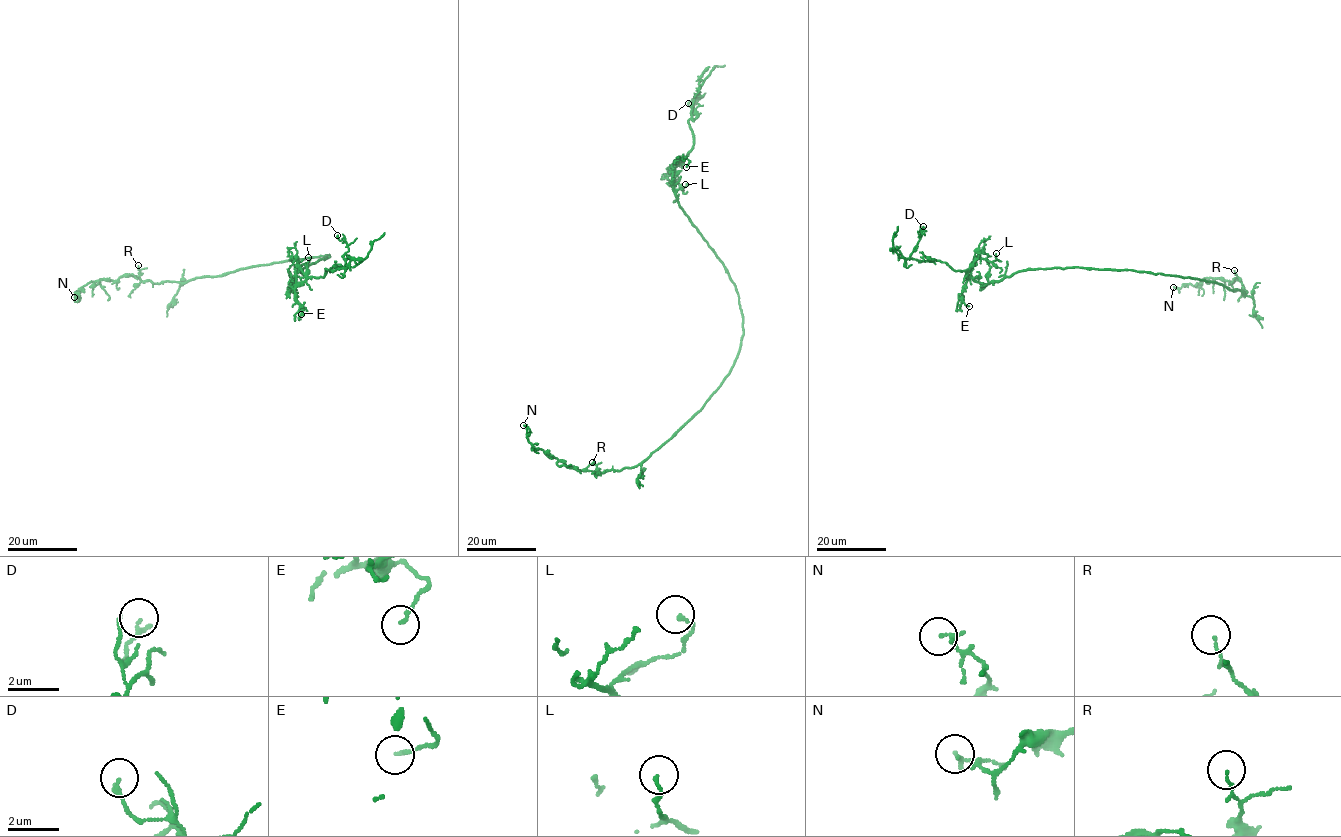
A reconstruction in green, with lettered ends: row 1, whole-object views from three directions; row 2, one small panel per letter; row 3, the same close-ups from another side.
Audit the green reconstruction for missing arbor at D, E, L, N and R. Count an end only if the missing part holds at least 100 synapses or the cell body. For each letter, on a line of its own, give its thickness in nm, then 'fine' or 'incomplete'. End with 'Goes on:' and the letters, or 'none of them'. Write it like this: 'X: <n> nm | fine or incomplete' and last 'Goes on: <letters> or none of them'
D: 190 nm | fine
E: 130 nm | fine
L: 130 nm | fine
N: 180 nm | fine
R: 80 nm | fine
Goes on: none of them

